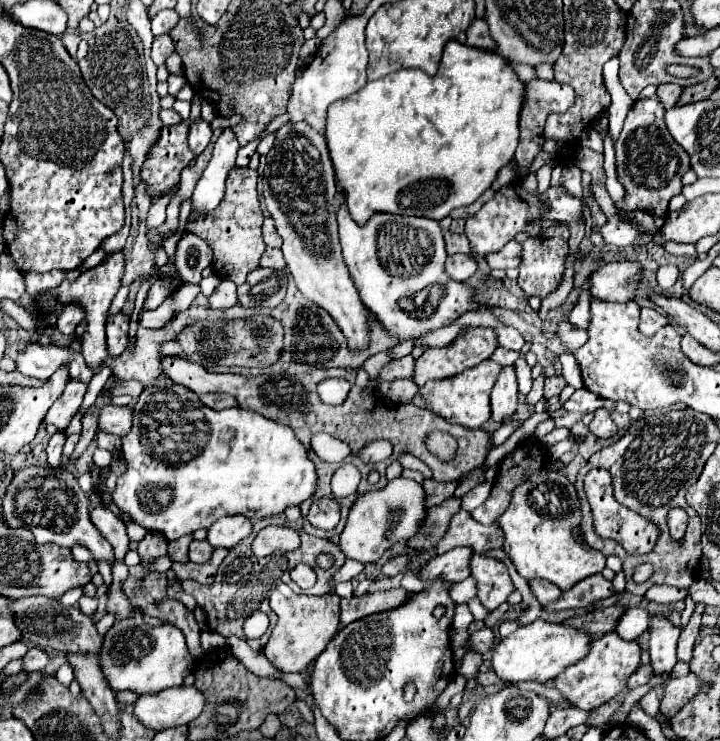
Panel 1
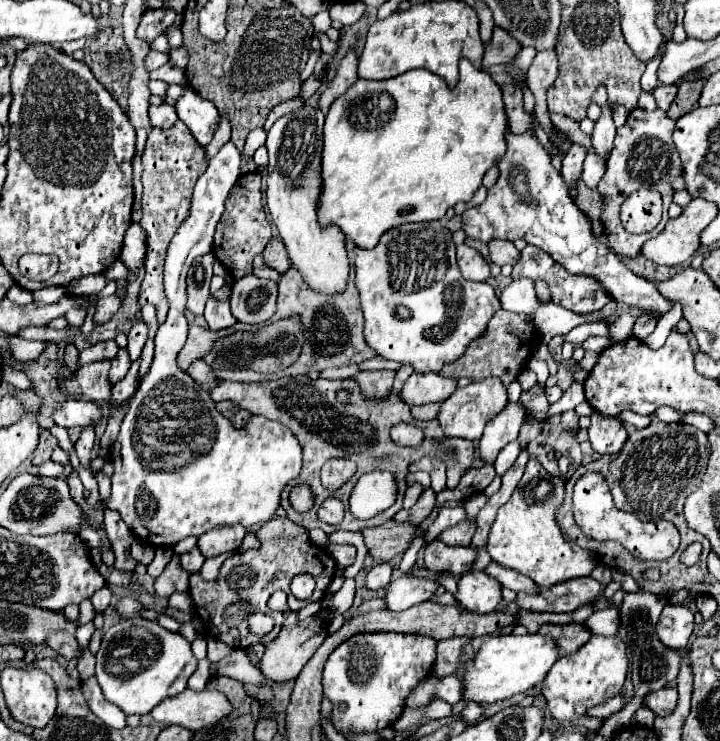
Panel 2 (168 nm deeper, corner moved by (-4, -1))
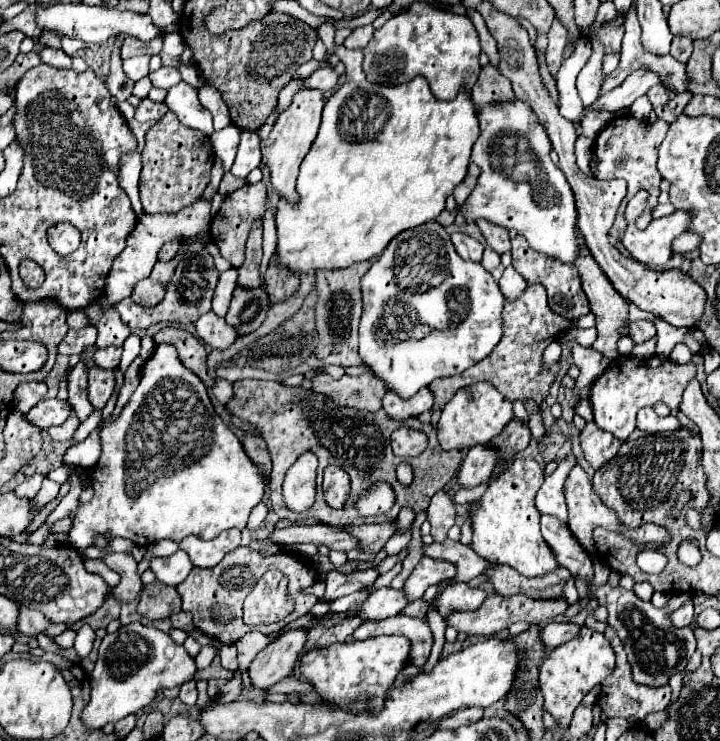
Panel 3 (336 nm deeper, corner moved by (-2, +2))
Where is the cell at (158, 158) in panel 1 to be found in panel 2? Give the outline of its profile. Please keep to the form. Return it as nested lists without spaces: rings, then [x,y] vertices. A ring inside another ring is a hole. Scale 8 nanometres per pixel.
[[[174,124],[168,130],[162,128],[152,128],[148,134],[148,142],[142,154],[142,184],[144,184],[144,194],[142,194],[142,220],[140,226],[146,234],[146,276],[140,286],[138,294],[138,304],[144,306],[154,304],[156,306],[156,318],[162,324],[164,316],[168,312],[168,300],[162,292],[162,270],[164,270],[164,256],[166,248],[176,232],[176,228],[182,224],[184,216],[188,216],[190,208],[190,196],[194,190],[196,180],[204,174],[206,170],[206,160],[204,160],[204,148],[196,144],[194,136],[188,132],[184,124]]]

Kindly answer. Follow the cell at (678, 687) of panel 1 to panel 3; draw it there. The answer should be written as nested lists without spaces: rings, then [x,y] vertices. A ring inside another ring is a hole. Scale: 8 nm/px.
[[[610,625],[604,631],[606,639],[610,641],[614,653],[616,653],[616,669],[602,681],[602,693],[598,697],[598,705],[602,709],[602,713],[606,717],[624,717],[624,719],[638,719],[642,721],[646,715],[656,713],[656,711],[664,711],[670,703],[670,685],[664,687],[646,687],[646,685],[638,685],[632,679],[630,673],[630,663],[626,659],[626,653],[622,649],[622,641],[618,641],[618,635],[614,633],[614,629],[610,629]]]

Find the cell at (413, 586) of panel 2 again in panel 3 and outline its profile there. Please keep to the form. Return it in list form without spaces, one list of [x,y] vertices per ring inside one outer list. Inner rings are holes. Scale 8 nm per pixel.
[[[382,587],[378,591],[374,591],[360,607],[358,617],[362,621],[382,621],[386,617],[394,617],[400,613],[400,609],[406,605],[408,601],[402,597],[400,589],[390,589],[390,587]]]

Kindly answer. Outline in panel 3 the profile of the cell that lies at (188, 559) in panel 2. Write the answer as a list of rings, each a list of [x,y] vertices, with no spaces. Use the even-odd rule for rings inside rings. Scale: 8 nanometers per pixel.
[[[176,551],[174,555],[164,557],[164,559],[154,557],[150,563],[150,569],[154,571],[158,581],[162,581],[164,585],[176,587],[178,583],[182,583],[188,577],[188,573],[192,571],[192,565],[190,565],[190,559],[186,557],[186,553]]]

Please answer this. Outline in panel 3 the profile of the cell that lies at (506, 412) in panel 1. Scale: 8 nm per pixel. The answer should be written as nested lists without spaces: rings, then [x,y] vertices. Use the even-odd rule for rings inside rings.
[[[474,445],[474,449],[470,449],[458,469],[458,485],[462,489],[468,487],[476,487],[482,485],[490,479],[492,471],[494,471],[494,463],[496,463],[496,453],[490,447],[482,447],[482,445]]]

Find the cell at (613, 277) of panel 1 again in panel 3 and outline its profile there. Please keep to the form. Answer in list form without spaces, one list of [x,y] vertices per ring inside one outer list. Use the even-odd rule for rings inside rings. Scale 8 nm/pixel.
[[[516,235],[512,239],[510,253],[512,253],[512,267],[524,277],[526,283],[540,283],[540,285],[546,287],[548,305],[550,305],[550,309],[554,309],[554,313],[558,313],[558,315],[562,315],[566,319],[578,319],[578,317],[590,313],[586,295],[584,295],[582,285],[580,285],[578,271],[572,265],[560,263],[554,257],[546,257],[544,253],[538,253],[538,251],[530,249],[528,241],[522,235]]]

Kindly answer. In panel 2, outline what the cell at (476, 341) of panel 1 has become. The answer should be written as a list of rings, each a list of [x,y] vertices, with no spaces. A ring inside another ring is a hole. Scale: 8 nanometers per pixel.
[[[412,372],[406,380],[400,398],[406,404],[428,404],[446,400],[458,386],[458,378],[440,376],[438,372]]]

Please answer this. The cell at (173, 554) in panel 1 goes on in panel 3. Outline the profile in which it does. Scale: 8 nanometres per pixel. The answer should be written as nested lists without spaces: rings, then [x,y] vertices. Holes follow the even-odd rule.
[[[160,581],[146,585],[138,607],[136,607],[140,617],[146,617],[150,621],[158,621],[158,619],[168,619],[174,613],[180,611],[180,597],[178,591],[174,587],[162,585]]]

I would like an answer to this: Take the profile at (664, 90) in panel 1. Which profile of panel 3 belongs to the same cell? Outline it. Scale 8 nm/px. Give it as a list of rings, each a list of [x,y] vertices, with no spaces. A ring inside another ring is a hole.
[[[654,85],[654,89],[648,91],[648,99],[654,107],[658,107],[658,105],[668,103],[668,93],[666,93],[666,89],[662,89],[662,85]]]

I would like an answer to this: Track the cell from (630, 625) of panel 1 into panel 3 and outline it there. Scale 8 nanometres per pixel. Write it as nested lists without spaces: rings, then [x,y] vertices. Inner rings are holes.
[[[548,623],[542,627],[540,633],[540,643],[546,647],[558,647],[566,641],[570,641],[570,637],[574,637],[574,633],[578,633],[578,625],[574,623]]]

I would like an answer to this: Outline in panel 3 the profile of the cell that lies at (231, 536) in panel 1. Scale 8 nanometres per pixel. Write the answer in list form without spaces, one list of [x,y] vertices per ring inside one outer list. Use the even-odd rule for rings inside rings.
[[[230,529],[212,541],[202,541],[200,537],[186,537],[180,543],[180,549],[188,553],[194,567],[210,569],[218,565],[224,559],[224,555],[234,551],[238,545],[240,545],[240,529]]]

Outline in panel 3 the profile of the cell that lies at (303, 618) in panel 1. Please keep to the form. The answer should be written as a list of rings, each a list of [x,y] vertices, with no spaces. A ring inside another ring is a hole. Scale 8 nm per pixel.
[[[288,631],[262,649],[250,663],[250,681],[258,689],[268,689],[270,685],[290,677],[298,655],[304,649],[306,631]]]

